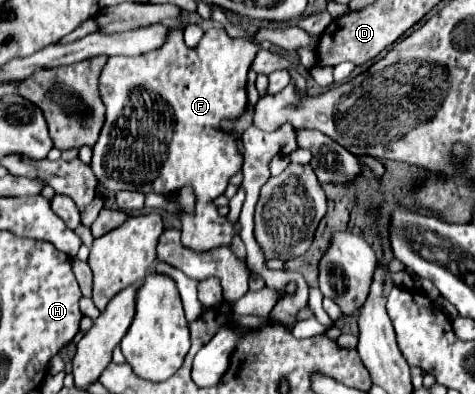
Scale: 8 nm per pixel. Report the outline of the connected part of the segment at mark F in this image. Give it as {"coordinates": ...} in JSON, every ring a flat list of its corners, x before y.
{"coordinates":[[177,21,173,27,169,27,169,39,159,49,139,57,109,57,101,73,101,99,107,107,107,121,93,147,93,173,111,193,121,189,137,189,141,193,155,191,169,195,187,183,193,185,197,205,193,213,181,217,181,241,197,251,229,245,233,233,239,229,221,217,211,201,225,191,229,177,239,173,243,165,237,137,233,133,223,133,219,123,235,123,239,115,245,113,249,105,245,91,247,71,257,51,259,47,255,43,247,39,233,39,223,27,205,31,201,45,191,49,183,41,183,23]]}

